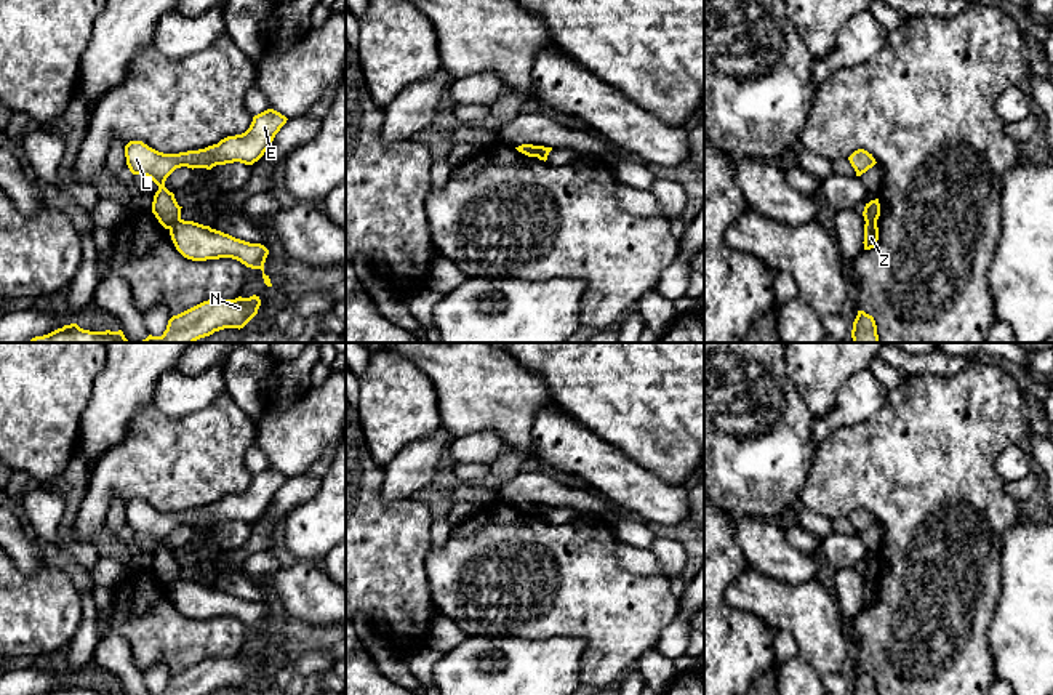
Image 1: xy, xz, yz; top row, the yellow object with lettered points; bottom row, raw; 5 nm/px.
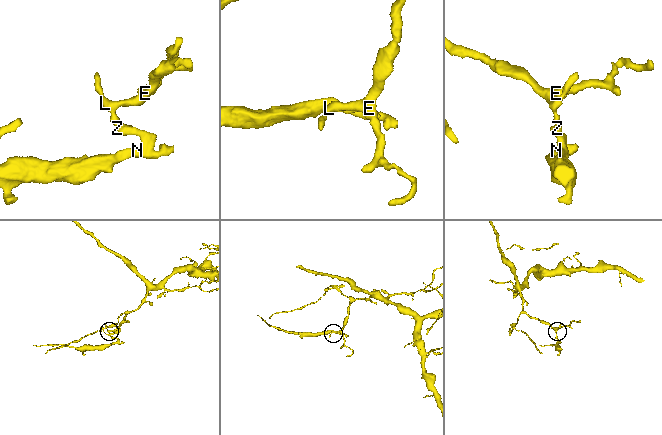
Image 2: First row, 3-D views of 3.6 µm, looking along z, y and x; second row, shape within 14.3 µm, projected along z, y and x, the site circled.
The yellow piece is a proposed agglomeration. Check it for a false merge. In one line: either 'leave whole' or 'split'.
split

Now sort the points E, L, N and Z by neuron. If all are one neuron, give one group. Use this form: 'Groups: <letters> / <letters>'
Groups: E L / N Z

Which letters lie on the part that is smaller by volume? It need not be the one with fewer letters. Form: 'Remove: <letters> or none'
Remove: N, Z

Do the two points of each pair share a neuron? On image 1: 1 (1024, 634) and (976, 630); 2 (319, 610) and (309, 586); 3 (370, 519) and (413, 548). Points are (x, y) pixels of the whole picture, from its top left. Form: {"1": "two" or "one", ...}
{"1": "two", "2": "one", "3": "one"}

